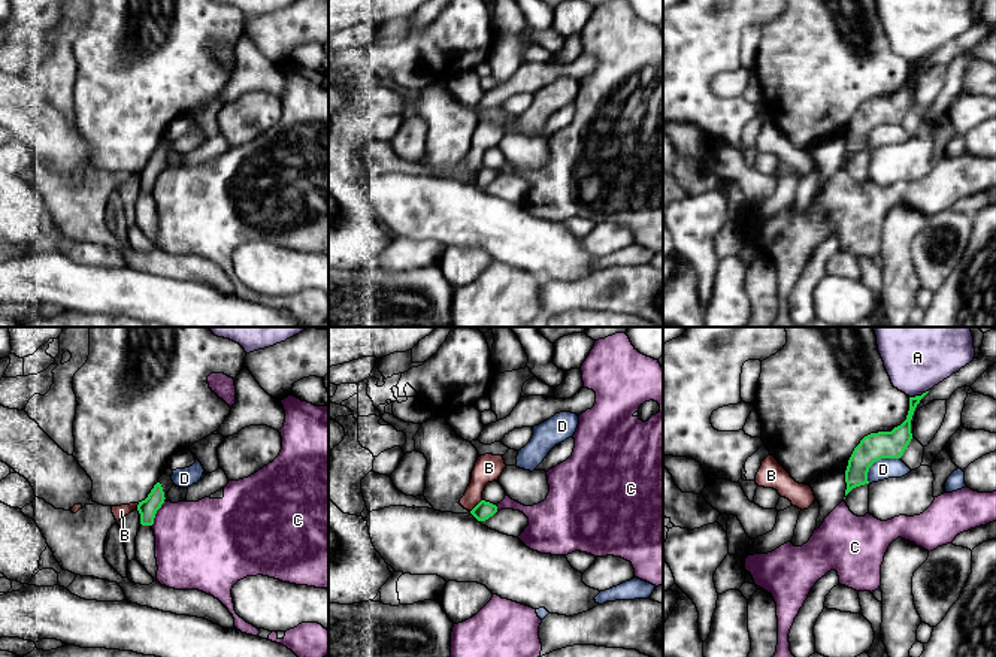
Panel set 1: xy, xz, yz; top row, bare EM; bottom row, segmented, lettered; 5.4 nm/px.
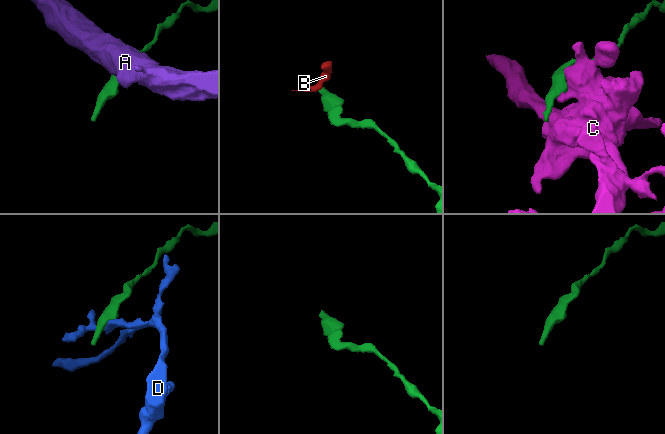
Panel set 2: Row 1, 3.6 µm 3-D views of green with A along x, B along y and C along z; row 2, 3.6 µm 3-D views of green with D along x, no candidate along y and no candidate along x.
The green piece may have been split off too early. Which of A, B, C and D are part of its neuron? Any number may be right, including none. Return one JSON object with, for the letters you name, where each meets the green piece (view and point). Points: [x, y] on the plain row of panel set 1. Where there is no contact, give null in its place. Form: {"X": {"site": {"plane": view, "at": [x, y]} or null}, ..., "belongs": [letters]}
{"belongs": []}

